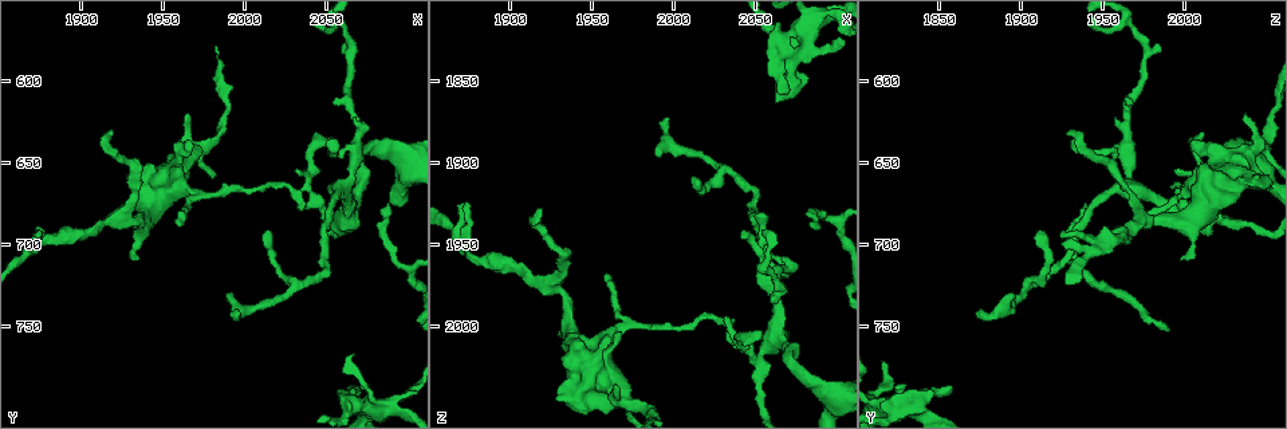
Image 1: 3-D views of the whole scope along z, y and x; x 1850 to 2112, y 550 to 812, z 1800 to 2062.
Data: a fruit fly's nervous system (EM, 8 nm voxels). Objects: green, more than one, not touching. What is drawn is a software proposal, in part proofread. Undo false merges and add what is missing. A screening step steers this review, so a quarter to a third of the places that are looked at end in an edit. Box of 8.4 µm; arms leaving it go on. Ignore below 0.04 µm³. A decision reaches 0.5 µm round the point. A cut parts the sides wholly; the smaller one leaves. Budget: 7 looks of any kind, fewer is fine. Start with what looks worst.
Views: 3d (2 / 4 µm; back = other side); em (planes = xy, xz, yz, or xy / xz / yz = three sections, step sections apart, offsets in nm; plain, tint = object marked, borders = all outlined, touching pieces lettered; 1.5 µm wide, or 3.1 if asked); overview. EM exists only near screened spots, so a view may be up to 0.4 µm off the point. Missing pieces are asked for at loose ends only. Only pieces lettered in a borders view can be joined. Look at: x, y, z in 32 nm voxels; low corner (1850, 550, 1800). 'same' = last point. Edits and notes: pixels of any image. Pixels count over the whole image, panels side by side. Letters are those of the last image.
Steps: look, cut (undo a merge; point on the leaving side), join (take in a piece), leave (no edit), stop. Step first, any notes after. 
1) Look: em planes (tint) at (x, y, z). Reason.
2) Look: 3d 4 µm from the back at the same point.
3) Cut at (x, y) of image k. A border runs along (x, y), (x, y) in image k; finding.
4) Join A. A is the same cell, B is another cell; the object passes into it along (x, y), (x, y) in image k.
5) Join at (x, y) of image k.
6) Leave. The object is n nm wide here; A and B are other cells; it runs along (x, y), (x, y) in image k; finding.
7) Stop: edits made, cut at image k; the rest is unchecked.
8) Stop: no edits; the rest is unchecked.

Look: 3d 4 µm at (2068, 788, 1858). Branch stops here.

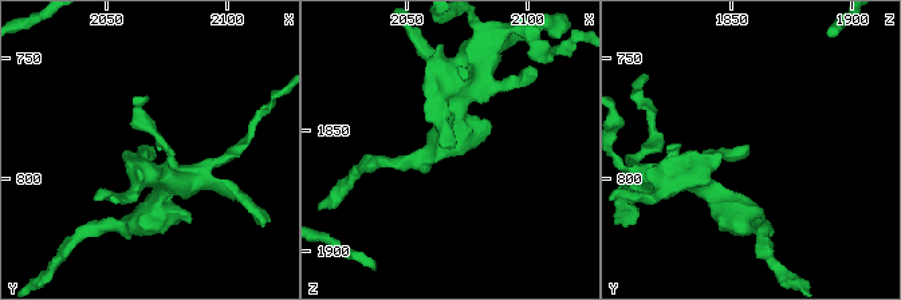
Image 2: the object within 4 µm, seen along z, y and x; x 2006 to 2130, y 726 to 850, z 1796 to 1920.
Look: em xy step 4 (tint) at (2067, 788, 1857).

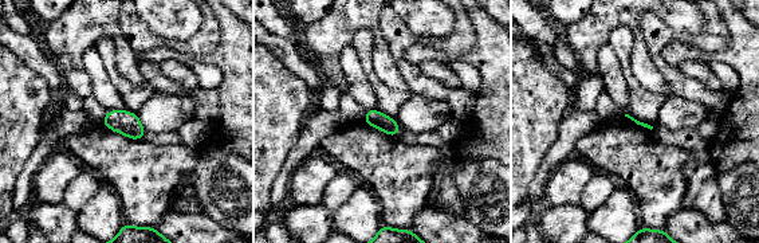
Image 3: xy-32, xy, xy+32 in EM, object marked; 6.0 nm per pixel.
Look: em xy step 4 (borders) at the same point. See the neighbours.

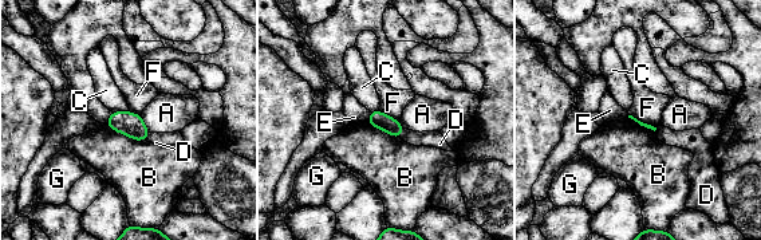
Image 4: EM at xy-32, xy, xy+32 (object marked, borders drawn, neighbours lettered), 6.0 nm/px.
Leave. The longest contact is with B, 280 nm; A, B, C, D, E, F and G are other cells; a border runs along (378, 110), (399, 121) in image 4; no lettered piece goes on from it.

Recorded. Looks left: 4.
Look: em planes (borders) at (1874, 694, 1924). Branch stops here.

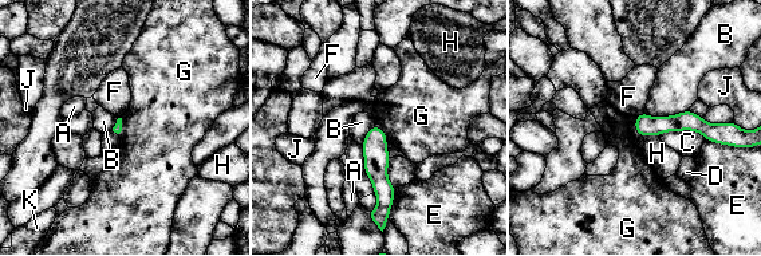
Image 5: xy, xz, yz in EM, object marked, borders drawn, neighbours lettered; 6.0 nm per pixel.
Leave. The longest contact is with C, 280 nm; A, B, C, D, E, F, G, H, J and K are other cells; none of them fits.

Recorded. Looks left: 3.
Look: 3d 4 µm at (1966, 640, 2004). Free end.

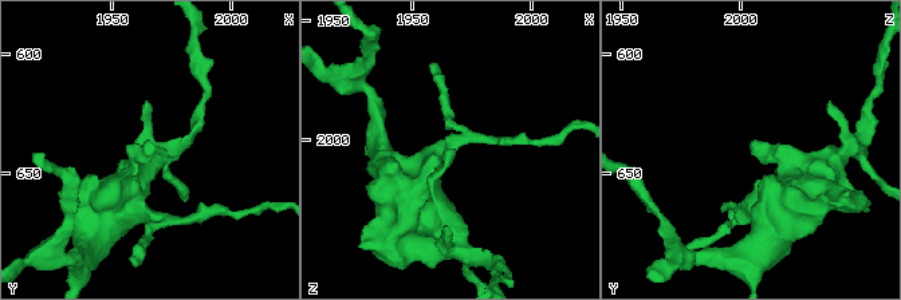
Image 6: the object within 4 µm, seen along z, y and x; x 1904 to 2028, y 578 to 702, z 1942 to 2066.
Look: em xy step 8 (borders) at (1966, 639, 2003).

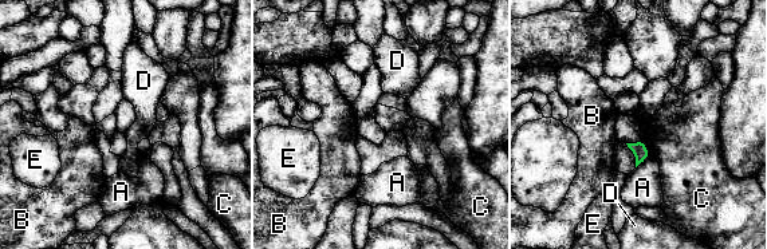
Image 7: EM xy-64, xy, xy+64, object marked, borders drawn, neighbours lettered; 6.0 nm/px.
Look: em planes (borders) at the same point. Another direction.

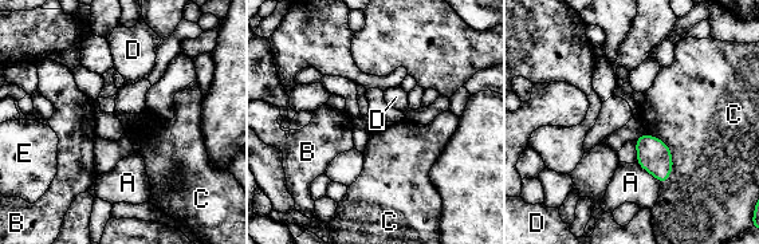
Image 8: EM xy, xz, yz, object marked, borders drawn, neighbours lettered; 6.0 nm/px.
Leave. The object is 200 nm wide here; A, B, C, D and E are other cells; a border runs along (636, 162), (660, 182) in image 8; no lettered piece goes on from it.

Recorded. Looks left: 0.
Stop: no edits; the rest is unchecked.

